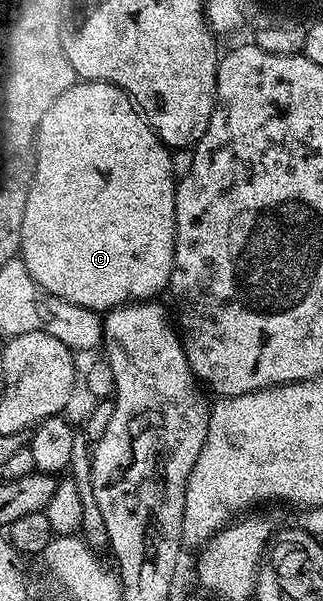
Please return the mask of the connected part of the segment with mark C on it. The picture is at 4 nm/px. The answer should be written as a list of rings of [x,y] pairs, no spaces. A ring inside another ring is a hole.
[[[81,80],[70,86],[65,93],[59,94],[55,102],[43,114],[43,122],[37,125],[37,169],[33,172],[33,185],[27,194],[27,210],[23,210],[23,230],[21,231],[21,250],[19,259],[27,266],[31,278],[40,288],[71,302],[75,306],[90,308],[102,314],[121,307],[122,304],[149,302],[169,287],[175,258],[175,194],[177,180],[171,170],[171,152],[158,136],[153,133],[149,121],[141,115],[133,99],[119,86]]]

